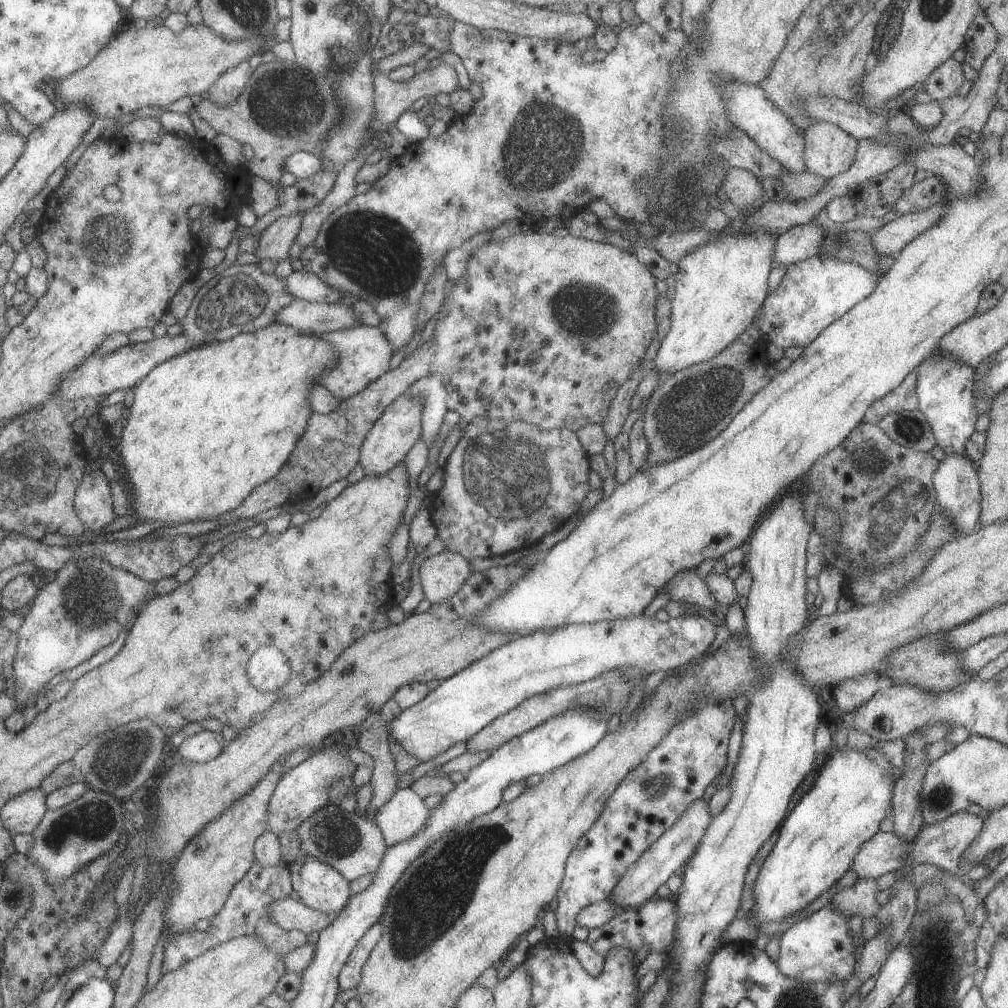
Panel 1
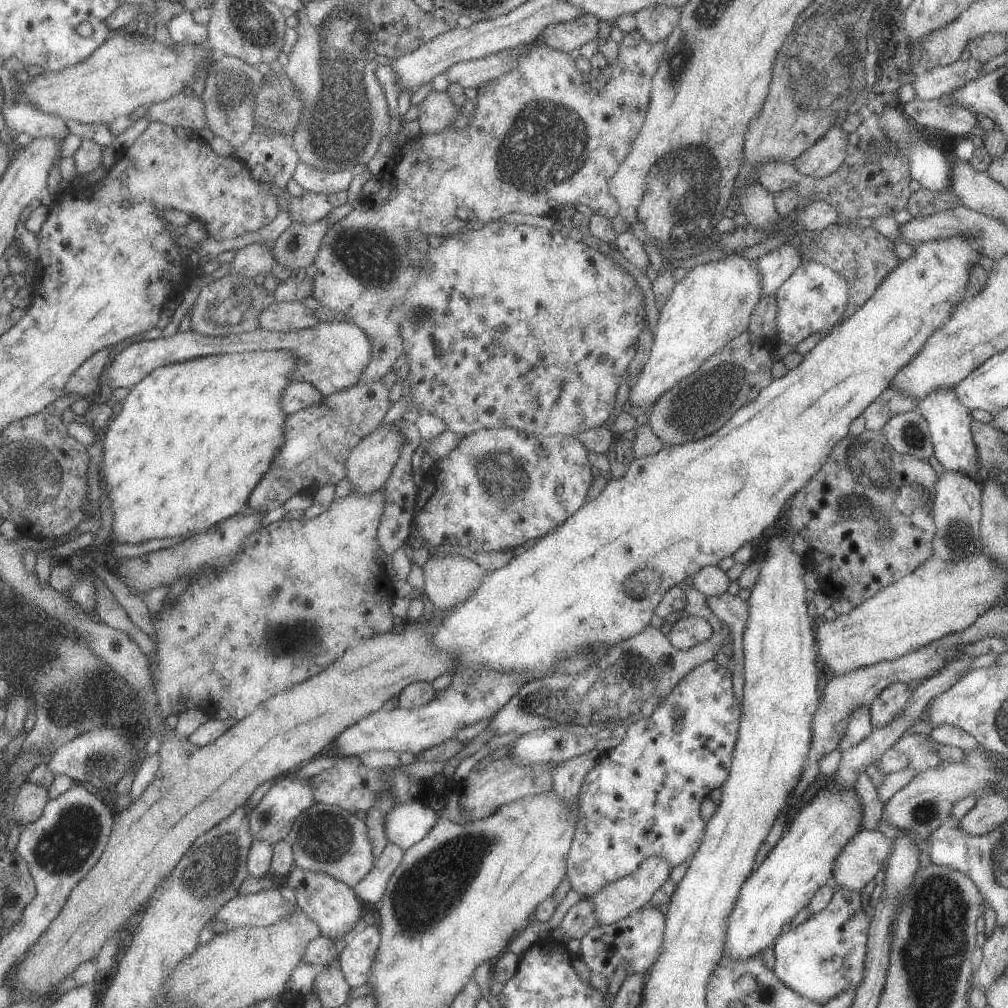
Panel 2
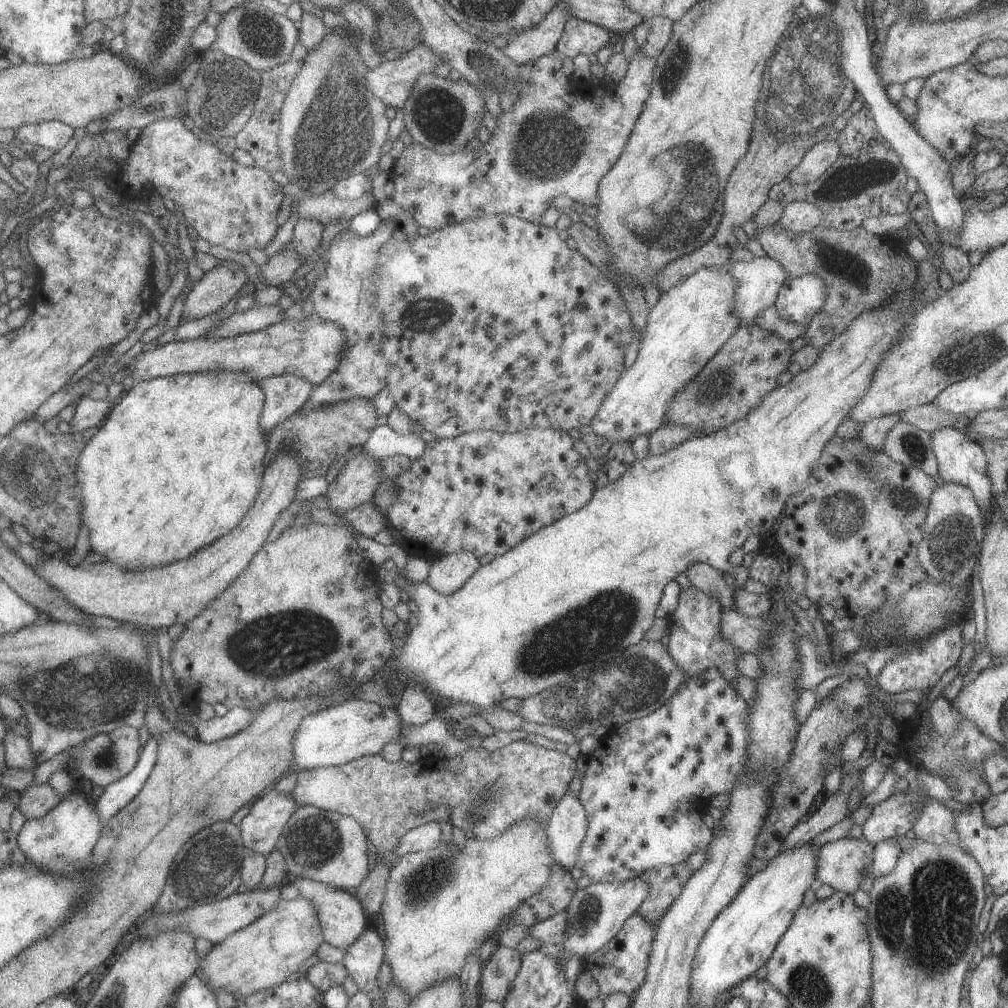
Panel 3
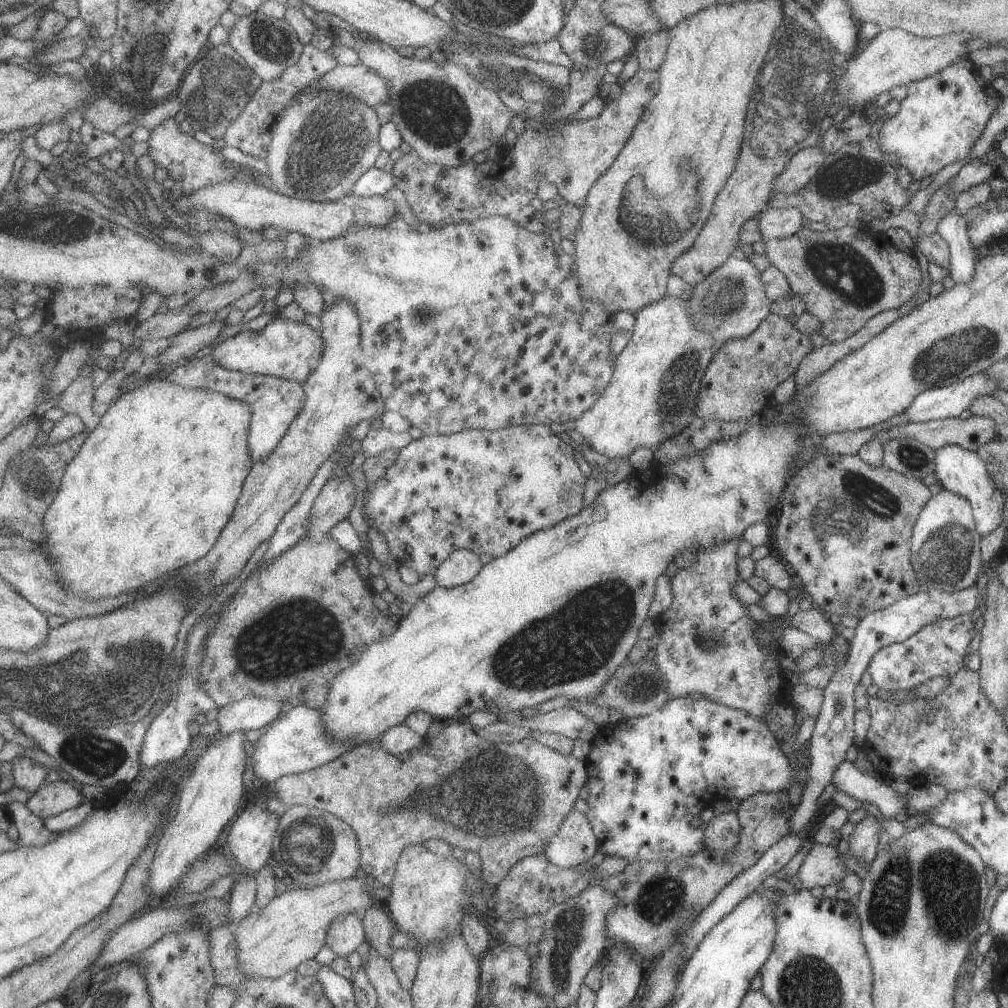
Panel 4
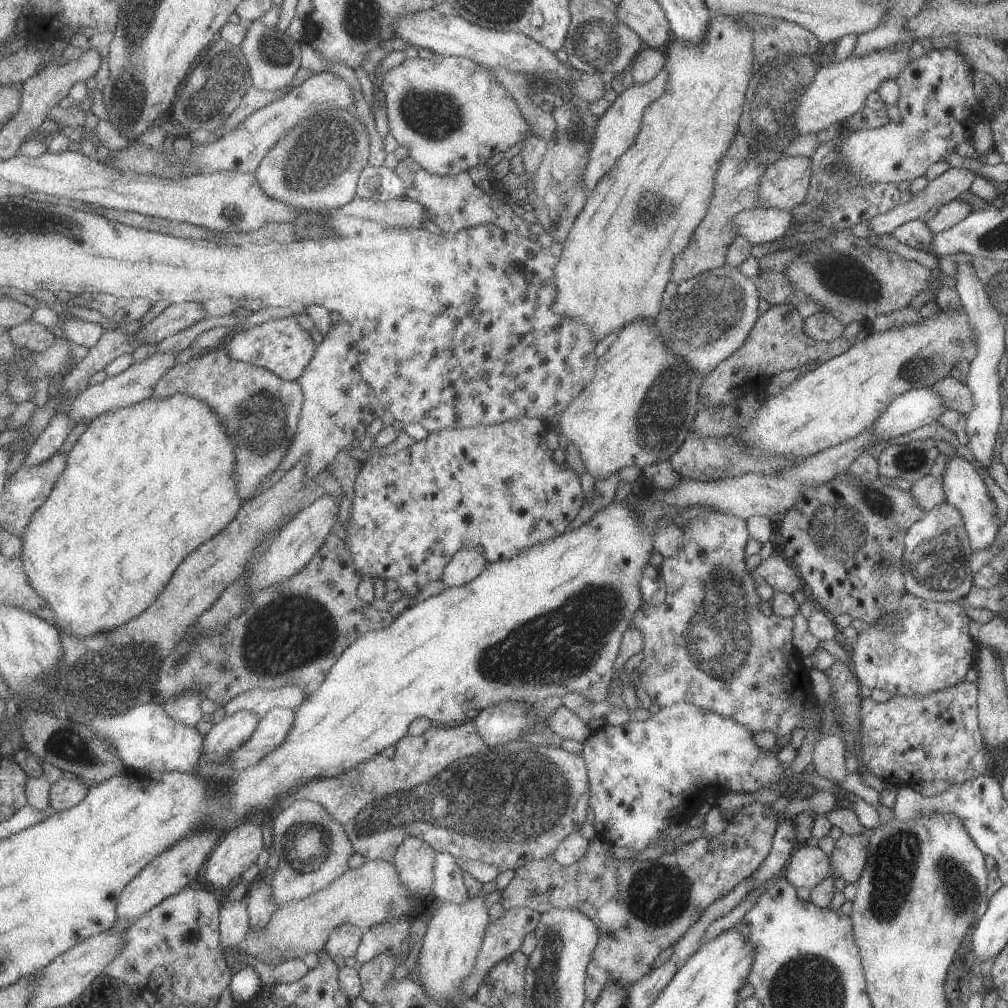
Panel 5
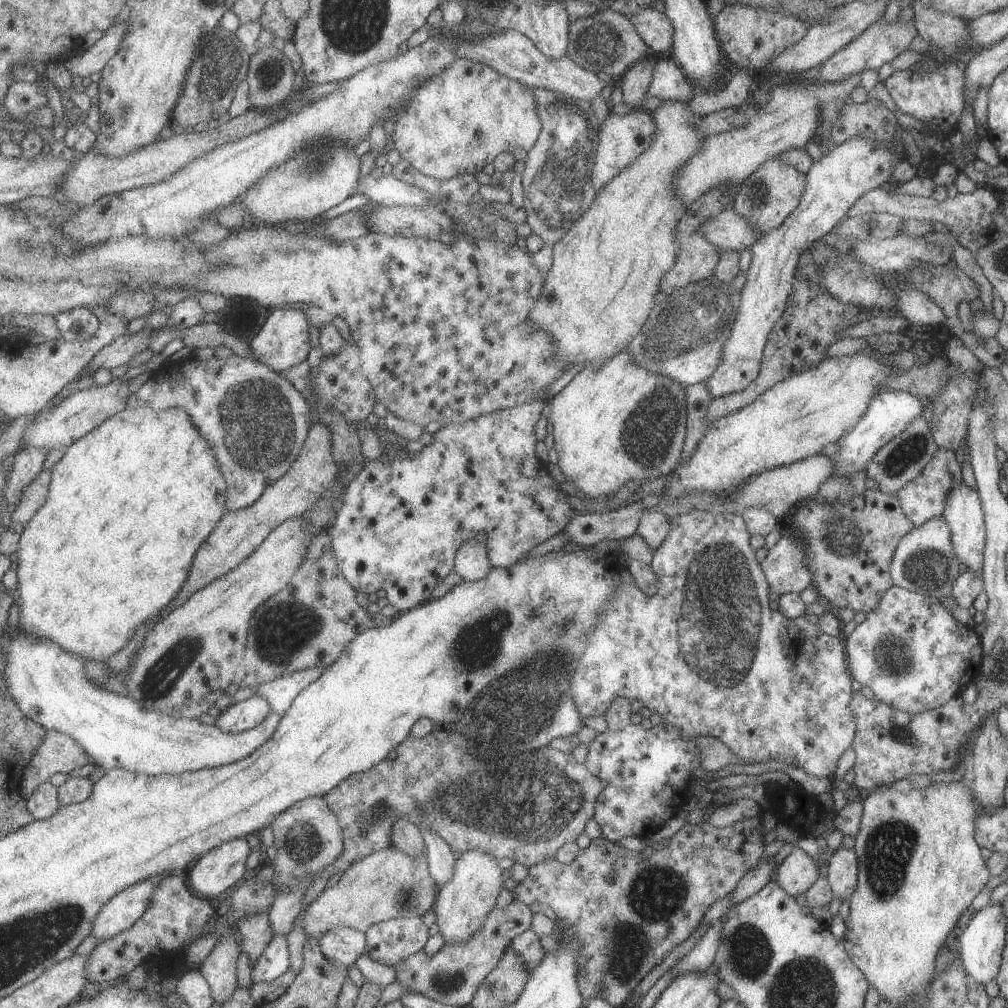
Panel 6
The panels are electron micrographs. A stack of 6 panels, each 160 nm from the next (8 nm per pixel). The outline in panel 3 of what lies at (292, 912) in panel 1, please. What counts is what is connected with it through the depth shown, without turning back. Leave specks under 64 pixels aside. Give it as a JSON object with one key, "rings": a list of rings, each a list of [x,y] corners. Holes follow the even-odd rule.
{"rings":[[[272,886],[264,890],[244,889],[237,890],[235,893],[219,898],[216,901],[205,903],[204,905],[195,905],[184,908],[176,913],[165,913],[164,915],[155,915],[149,917],[140,928],[140,935],[152,935],[157,931],[185,929],[191,933],[194,938],[205,938],[214,945],[221,942],[232,932],[245,928],[254,920],[257,920],[264,912],[270,911],[279,898],[279,886]]]}

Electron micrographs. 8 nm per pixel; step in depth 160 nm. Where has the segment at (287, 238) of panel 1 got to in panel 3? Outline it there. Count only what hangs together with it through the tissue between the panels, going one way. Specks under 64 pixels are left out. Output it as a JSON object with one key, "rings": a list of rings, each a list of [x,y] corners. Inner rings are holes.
{"rings":[[[219,261],[192,286],[182,308],[180,322],[201,318],[222,309],[249,278],[234,261]]]}

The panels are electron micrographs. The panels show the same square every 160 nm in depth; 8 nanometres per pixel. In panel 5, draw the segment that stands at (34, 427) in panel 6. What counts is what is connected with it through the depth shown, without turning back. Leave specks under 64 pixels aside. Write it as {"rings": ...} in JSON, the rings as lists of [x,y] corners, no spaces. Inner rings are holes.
{"rings":[[[155,351],[154,354],[141,360],[141,362],[130,365],[120,374],[106,378],[101,384],[87,388],[73,400],[67,416],[71,416],[75,420],[75,424],[84,422],[89,425],[90,422],[93,422],[95,418],[99,418],[105,412],[113,412],[113,410],[133,406],[133,404],[149,399],[153,394],[153,386],[157,384],[157,380],[176,364],[175,356],[176,353],[174,352]]]}

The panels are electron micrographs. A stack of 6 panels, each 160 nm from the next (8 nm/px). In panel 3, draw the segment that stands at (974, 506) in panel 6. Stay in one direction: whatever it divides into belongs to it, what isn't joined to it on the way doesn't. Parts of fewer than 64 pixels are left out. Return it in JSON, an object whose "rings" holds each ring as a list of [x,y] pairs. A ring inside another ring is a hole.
{"rings":[[[941,427],[930,432],[930,441],[933,454],[938,464],[938,475],[945,483],[955,483],[971,489],[974,499],[983,516],[987,518],[992,497],[990,493],[990,480],[986,473],[986,460],[983,449],[972,441],[963,431],[953,427]]]}

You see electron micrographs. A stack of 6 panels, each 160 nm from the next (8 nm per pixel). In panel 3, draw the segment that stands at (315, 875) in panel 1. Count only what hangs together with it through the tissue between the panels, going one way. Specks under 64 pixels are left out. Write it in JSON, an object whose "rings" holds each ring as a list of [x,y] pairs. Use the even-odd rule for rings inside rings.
{"rings":[[[295,877],[291,884],[297,888],[299,897],[312,902],[313,908],[316,910],[322,940],[327,944],[343,950],[369,925],[370,921],[366,918],[362,904],[356,897],[345,893],[343,889],[305,877]]]}

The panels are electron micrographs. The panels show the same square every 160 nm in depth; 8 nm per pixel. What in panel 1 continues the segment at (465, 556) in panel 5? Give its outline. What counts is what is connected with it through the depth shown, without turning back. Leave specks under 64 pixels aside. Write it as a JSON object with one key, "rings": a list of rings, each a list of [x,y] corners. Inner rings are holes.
{"rings":[[[447,550],[429,555],[418,568],[424,598],[431,604],[455,594],[471,573],[471,565],[463,556]]]}

